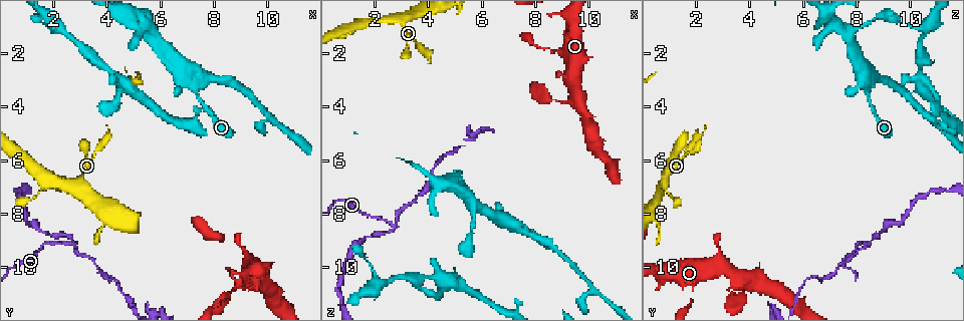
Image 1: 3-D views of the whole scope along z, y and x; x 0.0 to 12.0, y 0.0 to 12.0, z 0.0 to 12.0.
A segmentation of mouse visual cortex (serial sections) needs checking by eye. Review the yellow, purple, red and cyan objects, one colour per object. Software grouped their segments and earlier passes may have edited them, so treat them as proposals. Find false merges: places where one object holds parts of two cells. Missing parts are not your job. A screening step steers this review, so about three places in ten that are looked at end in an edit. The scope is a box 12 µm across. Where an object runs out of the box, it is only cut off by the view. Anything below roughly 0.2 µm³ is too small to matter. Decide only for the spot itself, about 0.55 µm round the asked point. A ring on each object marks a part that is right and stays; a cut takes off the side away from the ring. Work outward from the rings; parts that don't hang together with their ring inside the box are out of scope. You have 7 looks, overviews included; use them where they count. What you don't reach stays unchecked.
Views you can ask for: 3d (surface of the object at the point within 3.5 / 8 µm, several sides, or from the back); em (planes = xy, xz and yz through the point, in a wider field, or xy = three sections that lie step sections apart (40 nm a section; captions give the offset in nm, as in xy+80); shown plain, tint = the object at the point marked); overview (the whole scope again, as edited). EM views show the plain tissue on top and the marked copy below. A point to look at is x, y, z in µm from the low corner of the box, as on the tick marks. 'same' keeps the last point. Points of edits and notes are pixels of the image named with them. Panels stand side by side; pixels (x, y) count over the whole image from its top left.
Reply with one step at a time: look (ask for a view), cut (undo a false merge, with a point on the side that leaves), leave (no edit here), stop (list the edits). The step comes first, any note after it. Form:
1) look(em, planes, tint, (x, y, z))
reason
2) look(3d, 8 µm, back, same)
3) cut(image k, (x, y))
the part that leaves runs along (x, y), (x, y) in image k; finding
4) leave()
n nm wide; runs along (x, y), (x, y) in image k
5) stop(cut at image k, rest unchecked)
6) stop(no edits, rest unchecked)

look(3d, 8 µm, (7.4, 3.5, 8.5))
thin neck

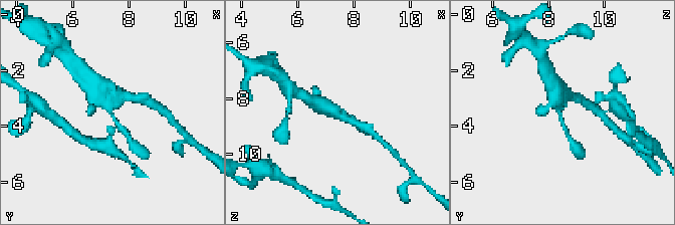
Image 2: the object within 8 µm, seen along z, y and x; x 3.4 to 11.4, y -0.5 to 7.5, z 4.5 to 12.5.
look(em, planes, tint, (7.4, 3.4, 8.5))

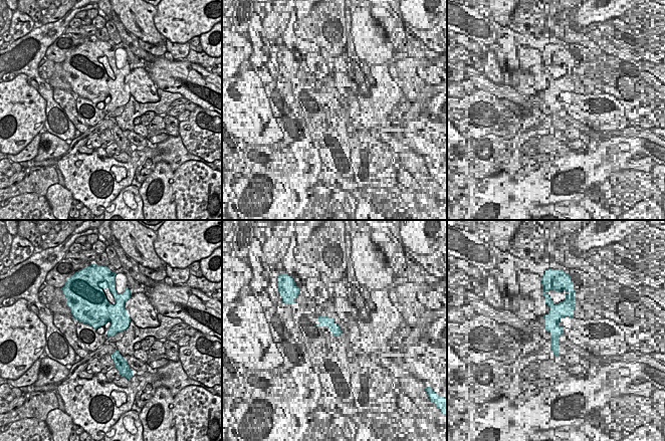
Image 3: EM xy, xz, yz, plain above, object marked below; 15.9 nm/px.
leave()
runs along (126, 133), (94, 98), (93, 89) in image 2; all the same cell

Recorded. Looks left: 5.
look(3d, 8 µm, (2.7, 9.1, 8.4))
arms part here

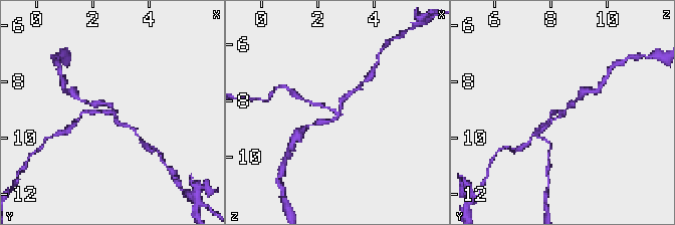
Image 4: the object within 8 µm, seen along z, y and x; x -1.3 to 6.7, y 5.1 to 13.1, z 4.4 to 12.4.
look(3d, 3.5 µm, (2.7, 9.2, 8.5))

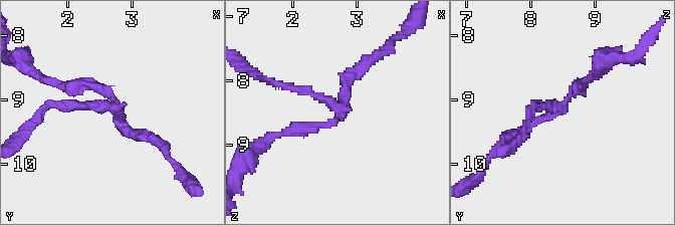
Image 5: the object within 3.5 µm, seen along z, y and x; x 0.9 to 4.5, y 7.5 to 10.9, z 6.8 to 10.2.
look(em, xy, step 1, tint, (2.70, 9.05, 8.45))
need the tissue

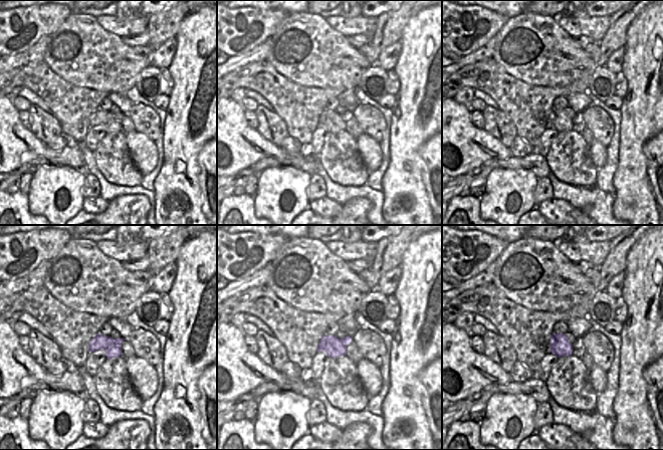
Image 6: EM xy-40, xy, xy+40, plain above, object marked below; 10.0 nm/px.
cut(image 5, (78, 89))
border along (120, 346), (109, 345), (102, 349) in image 6; a second cell is stuck on

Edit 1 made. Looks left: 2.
look(3d, 3.5 µm, (8.6, 11.0, 3.7))
calibre changes

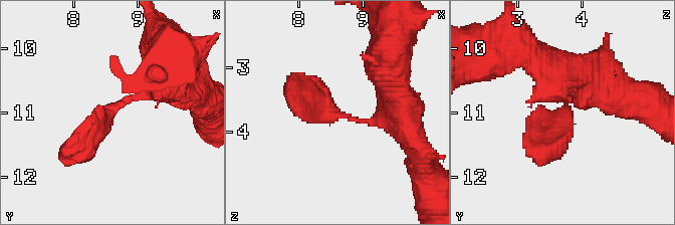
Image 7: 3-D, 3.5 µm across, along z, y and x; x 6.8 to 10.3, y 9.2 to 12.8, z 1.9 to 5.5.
look(em, xy, step 2, tint, (8.65, 10.95, 3.75))

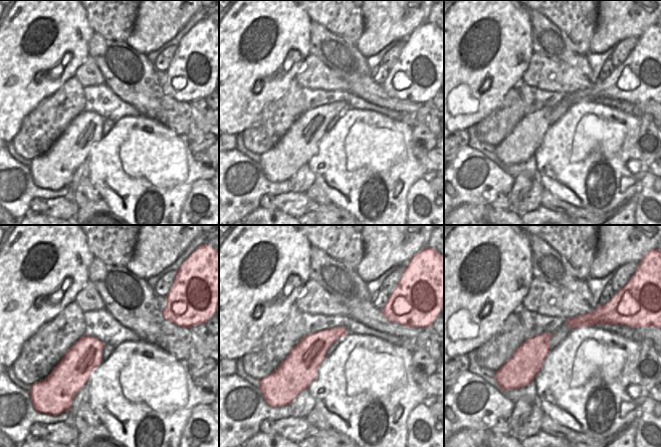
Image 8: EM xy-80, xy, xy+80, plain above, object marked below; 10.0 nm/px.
leave()
runs along (175, 76), (109, 109), (70, 150) in image 7; all the same cell

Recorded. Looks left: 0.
stop(cut at image 5, rest unchecked)

